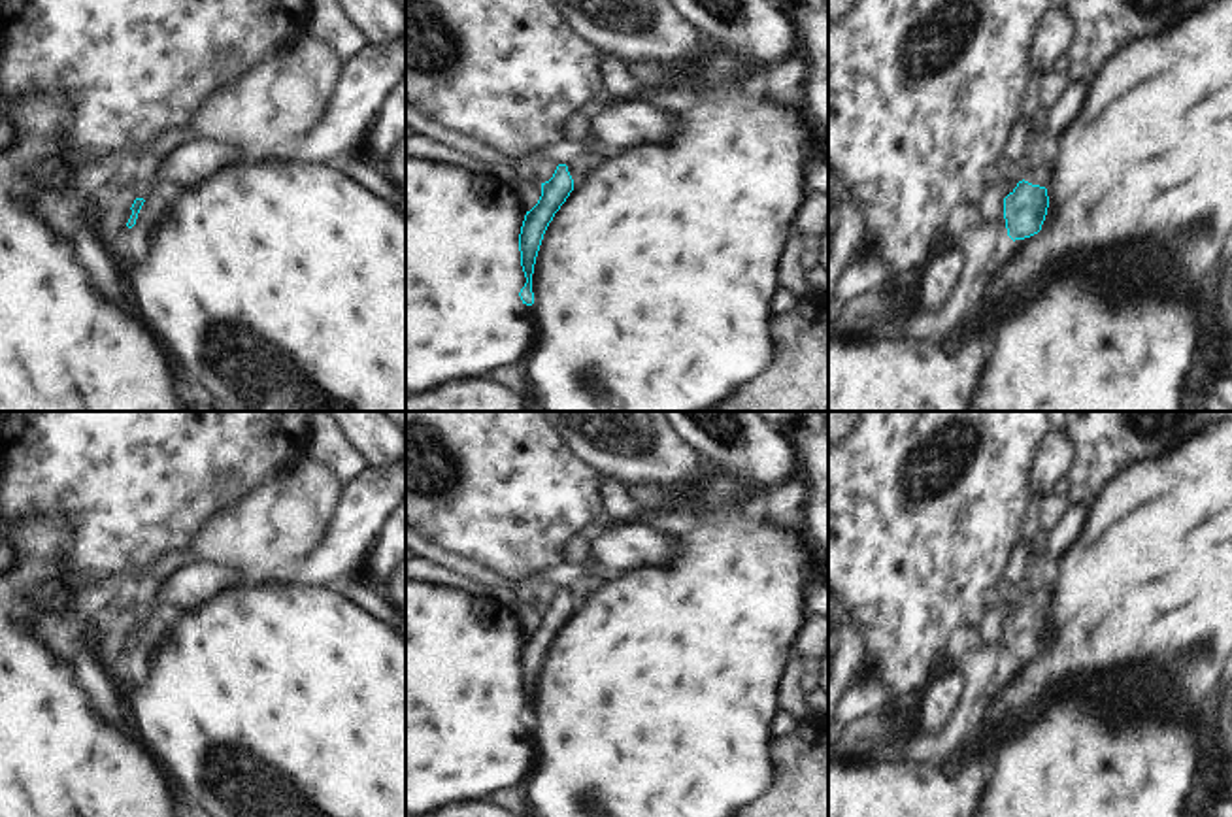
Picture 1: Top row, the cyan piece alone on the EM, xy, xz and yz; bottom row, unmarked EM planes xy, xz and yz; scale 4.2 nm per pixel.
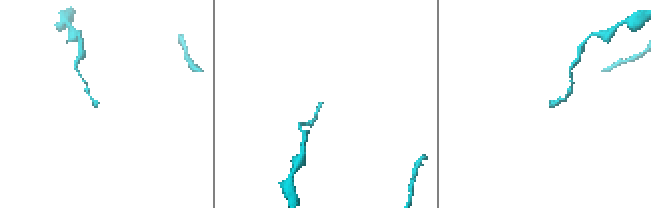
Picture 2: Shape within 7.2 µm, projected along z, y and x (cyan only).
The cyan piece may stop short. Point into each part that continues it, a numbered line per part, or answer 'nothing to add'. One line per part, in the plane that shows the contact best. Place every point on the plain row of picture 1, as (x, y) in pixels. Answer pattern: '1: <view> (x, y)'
nothing to add

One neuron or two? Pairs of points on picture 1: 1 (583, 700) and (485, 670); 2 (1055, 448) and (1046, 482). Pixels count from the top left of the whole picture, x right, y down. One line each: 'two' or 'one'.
1: two
2: one

